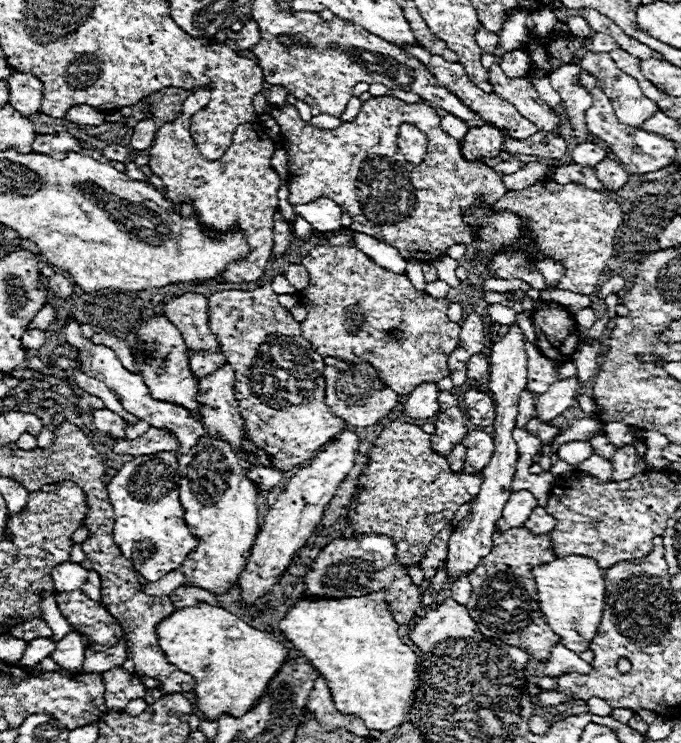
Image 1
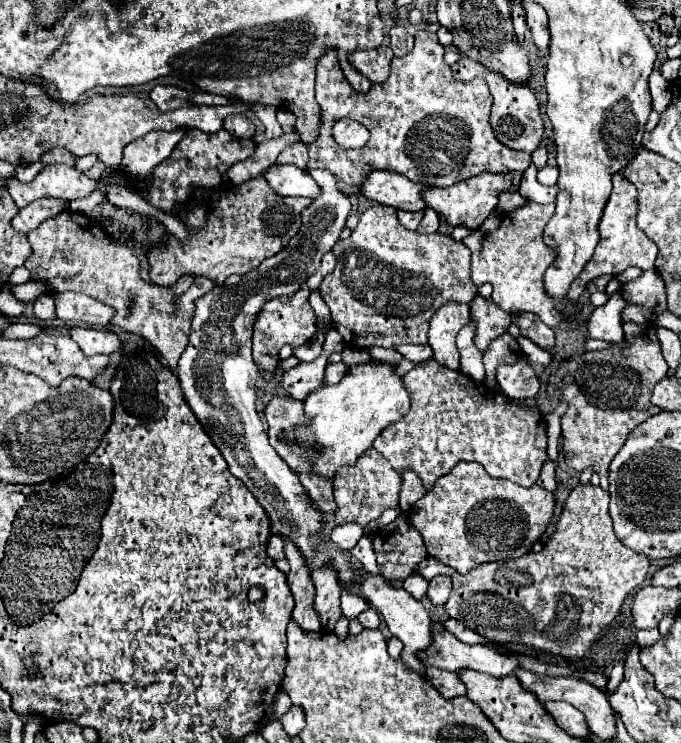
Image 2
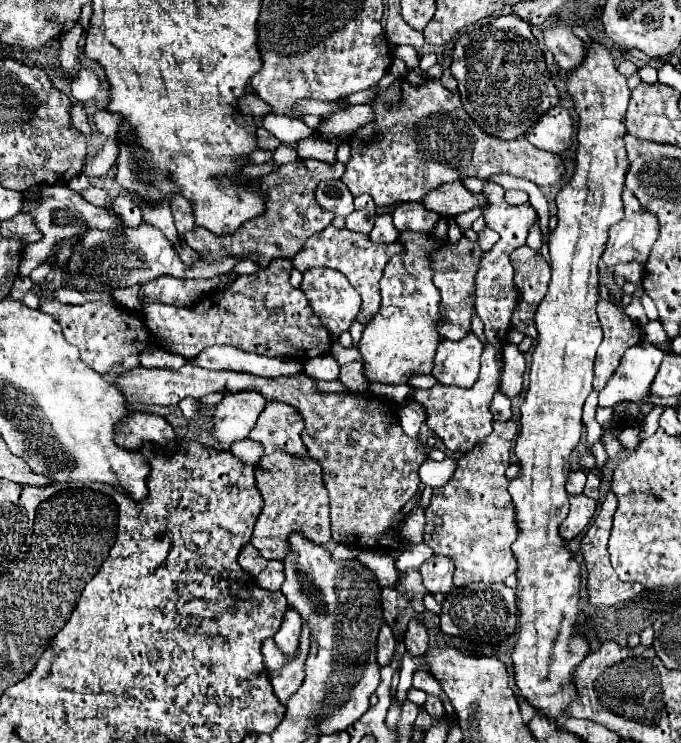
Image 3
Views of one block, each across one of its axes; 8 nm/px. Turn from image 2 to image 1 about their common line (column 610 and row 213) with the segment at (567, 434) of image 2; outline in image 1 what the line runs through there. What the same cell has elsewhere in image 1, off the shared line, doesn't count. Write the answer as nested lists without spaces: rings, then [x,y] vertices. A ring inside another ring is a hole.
[[[376,96],[362,104],[362,110],[354,122],[344,122],[334,130],[320,130],[302,122],[294,106],[278,106],[272,110],[272,118],[278,122],[282,136],[288,144],[288,176],[290,176],[290,204],[308,204],[322,196],[340,204],[344,212],[352,217],[349,228],[362,232],[388,244],[394,244],[402,256],[416,258],[420,262],[438,260],[454,244],[470,244],[472,230],[462,224],[462,208],[472,206],[476,196],[484,196],[488,204],[494,204],[508,190],[498,178],[498,174],[486,164],[466,162],[460,154],[458,140],[450,138],[441,128],[441,118],[434,108],[426,104],[406,104],[392,96]],[[400,124],[416,124],[427,137],[426,156],[422,164],[408,164],[398,148],[398,128]]]

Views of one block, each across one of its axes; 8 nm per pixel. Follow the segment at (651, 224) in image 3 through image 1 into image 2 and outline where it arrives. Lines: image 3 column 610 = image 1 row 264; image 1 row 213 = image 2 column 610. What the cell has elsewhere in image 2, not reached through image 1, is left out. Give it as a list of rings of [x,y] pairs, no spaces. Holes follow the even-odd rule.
[[[616,172],[614,174],[614,190],[610,194],[610,200],[604,208],[602,220],[598,224],[600,242],[594,250],[592,260],[588,262],[588,266],[584,266],[584,272],[572,282],[572,288],[568,290],[568,296],[566,296],[568,304],[578,300],[578,296],[582,294],[586,282],[590,282],[590,280],[594,280],[602,274],[618,276],[630,266],[638,266],[642,270],[652,270],[654,268],[658,248],[652,240],[648,240],[648,236],[644,236],[644,232],[640,232],[640,228],[636,228],[636,208],[638,208],[638,204],[636,204],[636,186],[632,186],[622,172]]]

